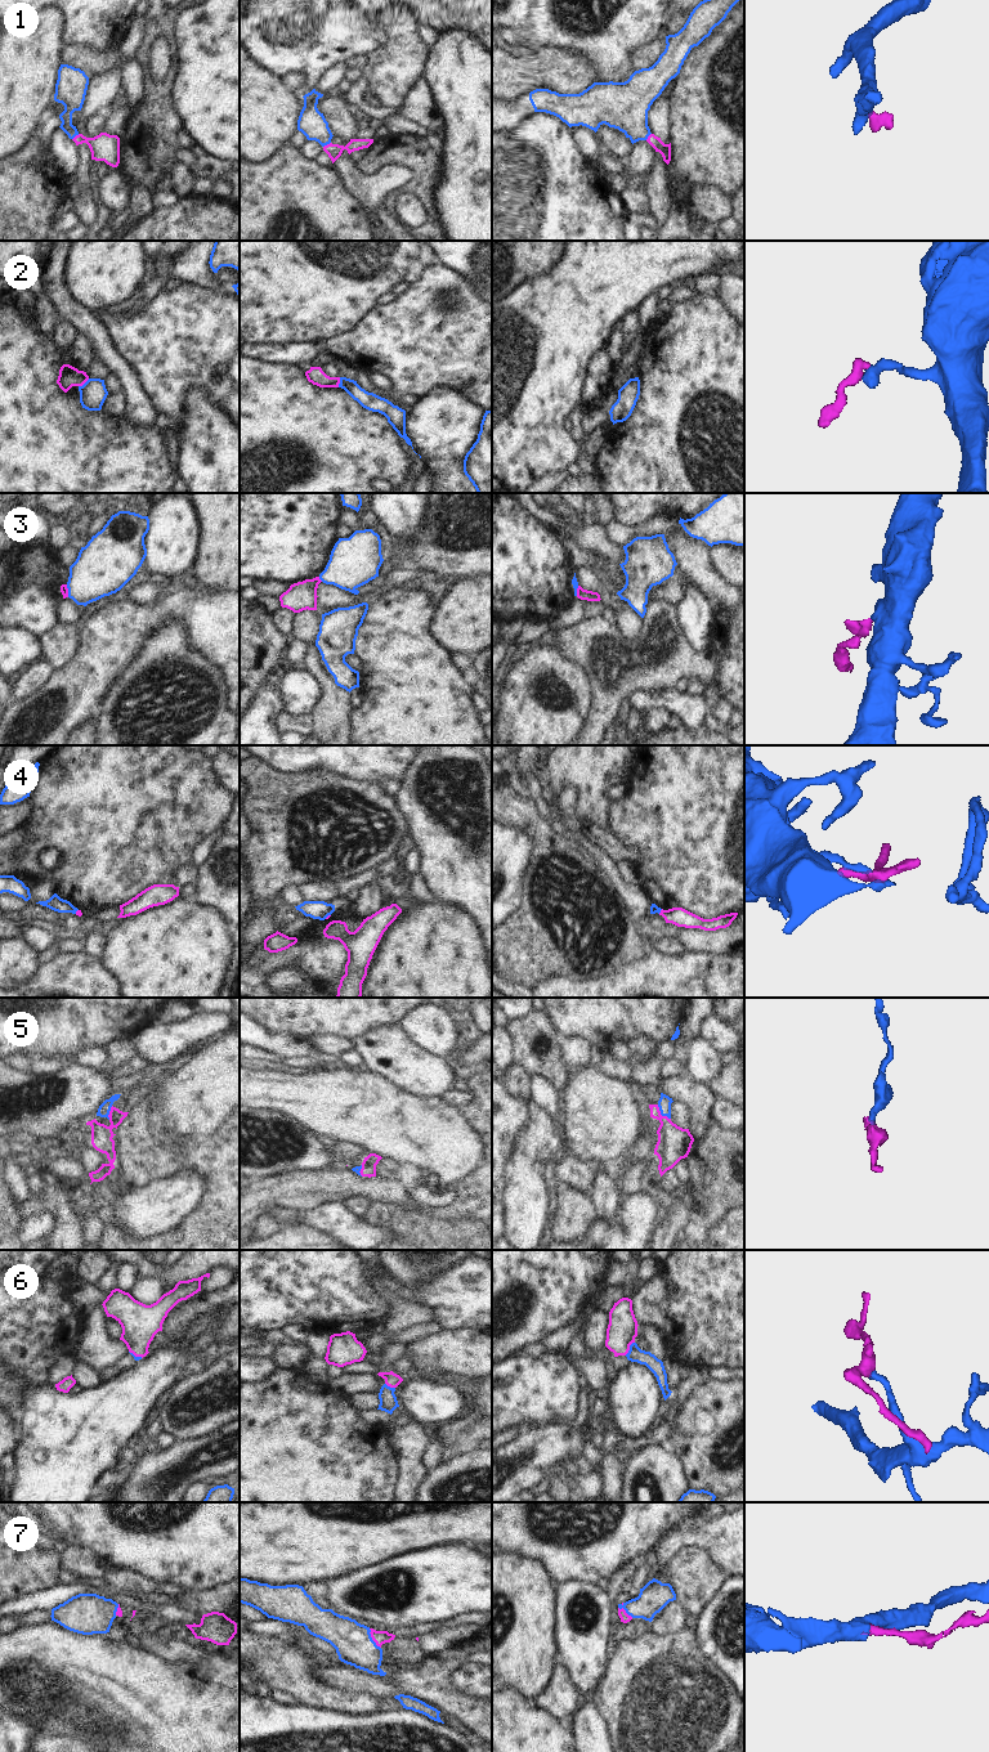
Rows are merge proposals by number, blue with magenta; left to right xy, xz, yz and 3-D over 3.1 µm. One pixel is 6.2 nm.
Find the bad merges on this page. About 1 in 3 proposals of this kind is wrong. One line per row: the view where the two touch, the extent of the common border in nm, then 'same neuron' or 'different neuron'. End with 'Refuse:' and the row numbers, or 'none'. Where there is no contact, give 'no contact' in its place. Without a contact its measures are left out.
1: contact in xz; length 60 nm; same neuron
2: contact in xy; length 90 nm; different neuron
3: contact in xz; length 40 nm; different neuron
4: contact in xz; length 50 nm; different neuron
5: contact in yz; length 130 nm; same neuron
6: contact in yz; length 110 nm; same neuron
7: contact in xz; length 150 nm; same neuron
Refuse: 2, 3, 4

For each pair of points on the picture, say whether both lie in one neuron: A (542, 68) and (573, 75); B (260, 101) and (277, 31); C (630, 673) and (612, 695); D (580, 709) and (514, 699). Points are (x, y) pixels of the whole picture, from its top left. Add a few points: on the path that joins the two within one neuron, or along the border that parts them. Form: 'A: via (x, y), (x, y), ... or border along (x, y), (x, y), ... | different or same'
A: via (550, 68), (565, 72) | same
B: border along (253, 57), (269, 71) | different
C: via (625, 679), (613, 690) | same
D: via (563, 711), (545, 709), (535, 699), (531, 699) | same

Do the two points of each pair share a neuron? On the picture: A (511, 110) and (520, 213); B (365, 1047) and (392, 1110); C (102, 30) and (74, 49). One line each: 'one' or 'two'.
A: two
B: two
C: two

